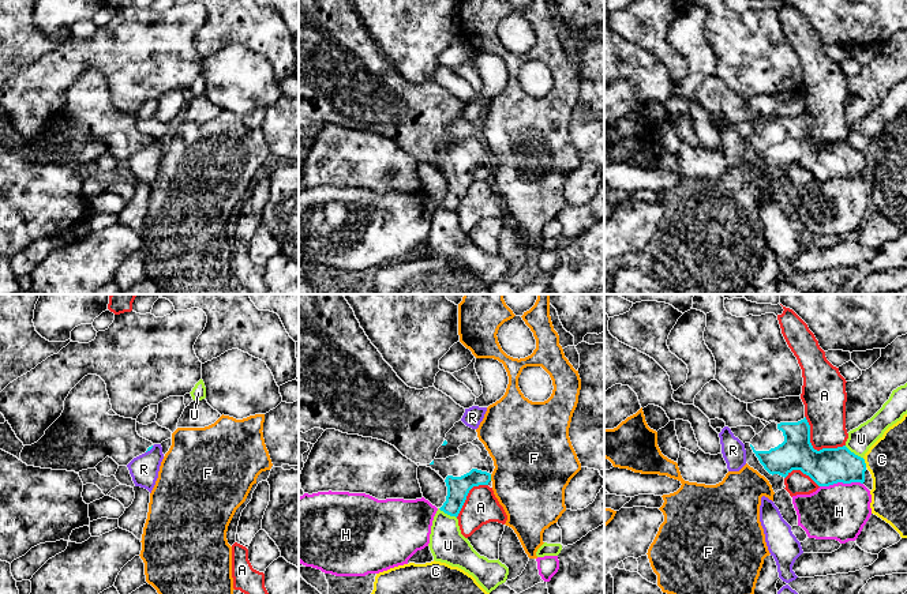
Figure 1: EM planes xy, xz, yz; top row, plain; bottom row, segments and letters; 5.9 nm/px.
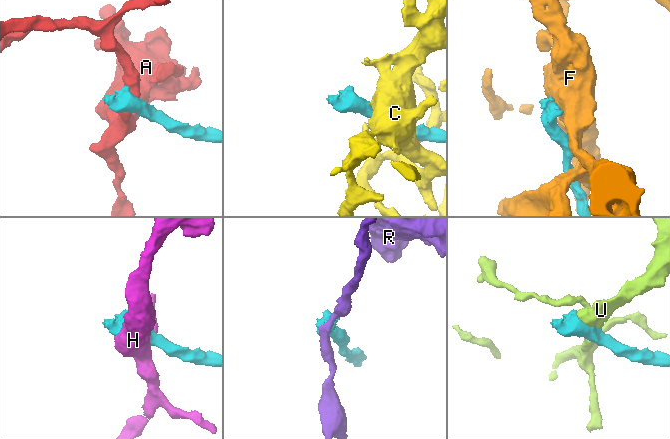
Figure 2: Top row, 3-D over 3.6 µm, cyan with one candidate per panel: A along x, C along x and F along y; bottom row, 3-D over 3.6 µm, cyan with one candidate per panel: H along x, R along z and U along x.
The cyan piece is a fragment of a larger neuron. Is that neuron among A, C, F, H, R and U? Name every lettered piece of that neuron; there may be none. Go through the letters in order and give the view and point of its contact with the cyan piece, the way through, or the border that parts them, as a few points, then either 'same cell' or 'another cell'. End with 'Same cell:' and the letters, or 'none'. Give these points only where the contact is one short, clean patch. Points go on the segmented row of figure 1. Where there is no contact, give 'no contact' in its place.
A: meets cyan in yz at (812, 447); another cell
C: meets cyan in yz at (864, 462); another cell
F: meets cyan in xz at (490, 477); another cell
H: meets cyan in yz at (840, 481); another cell
R: meets cyan in xy at (149, 450); border along xy (153, 446), (146, 452); another cell
U: meets cyan in xz at (448, 514); another cell
Same cell: none

